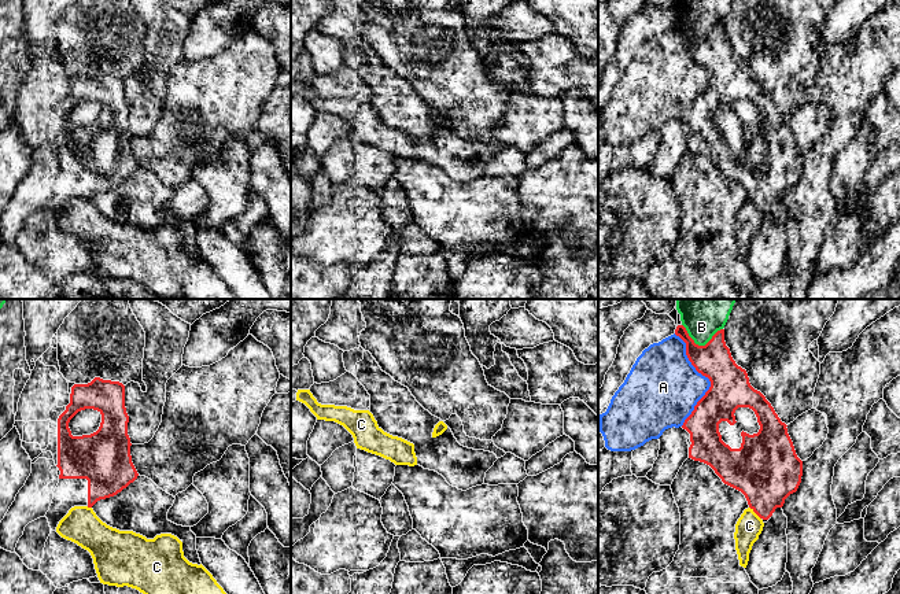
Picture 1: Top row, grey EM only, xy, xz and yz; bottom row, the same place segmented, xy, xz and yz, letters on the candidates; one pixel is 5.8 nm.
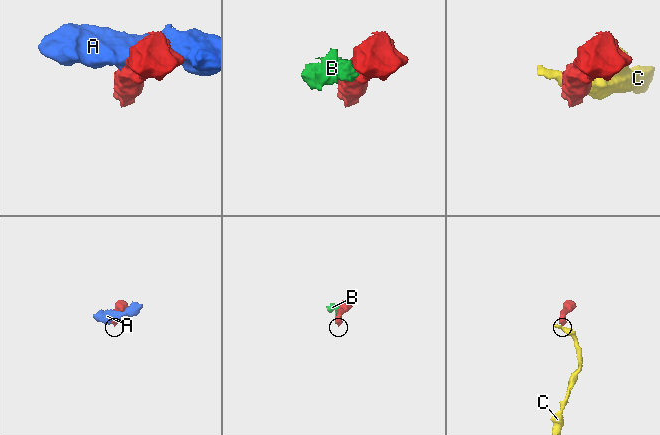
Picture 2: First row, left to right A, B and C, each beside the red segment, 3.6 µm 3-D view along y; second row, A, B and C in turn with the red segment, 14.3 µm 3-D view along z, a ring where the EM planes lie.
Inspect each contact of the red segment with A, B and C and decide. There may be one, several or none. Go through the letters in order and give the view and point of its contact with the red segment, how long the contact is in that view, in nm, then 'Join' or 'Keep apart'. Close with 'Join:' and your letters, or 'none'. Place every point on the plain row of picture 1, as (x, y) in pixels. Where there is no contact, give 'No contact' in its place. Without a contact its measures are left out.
A: Touches red at yz (707, 69). Shared border 550 nm. Keep apart
B: Touches red at yz (700, 39). Shared border 240 nm. Keep apart
C: Touches red at yz (755, 205). Shared border 100 nm. Keep apart
Join: none

